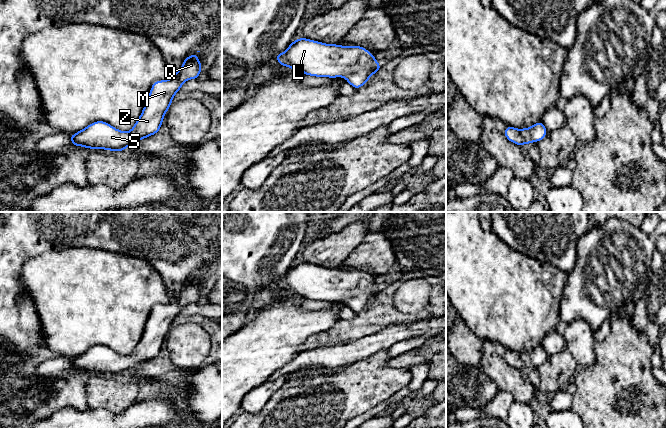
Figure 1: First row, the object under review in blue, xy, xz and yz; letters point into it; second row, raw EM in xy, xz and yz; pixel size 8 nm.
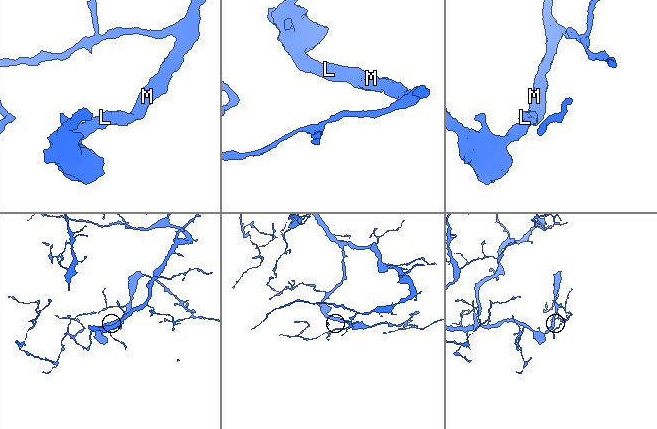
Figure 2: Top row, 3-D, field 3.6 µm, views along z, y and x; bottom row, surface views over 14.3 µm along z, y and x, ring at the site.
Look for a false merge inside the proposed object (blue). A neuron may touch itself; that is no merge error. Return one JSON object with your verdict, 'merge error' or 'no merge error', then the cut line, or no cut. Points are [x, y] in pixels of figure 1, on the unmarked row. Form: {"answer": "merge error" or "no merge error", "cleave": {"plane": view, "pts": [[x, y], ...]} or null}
{"answer": "no merge error", "cleave": null}

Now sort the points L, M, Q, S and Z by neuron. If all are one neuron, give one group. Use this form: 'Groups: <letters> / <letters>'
Groups: L M Q S Z

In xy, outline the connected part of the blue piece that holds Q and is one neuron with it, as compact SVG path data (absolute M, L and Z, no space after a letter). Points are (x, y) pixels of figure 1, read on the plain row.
M196 277L183 283L180 294L174 296L170 303L152 308L143 335L130 356L120 355L104 345L96 345L70 359L72 370L124 375L136 365L157 358L174 319L180 315L185 305L198 303L201 297L202 288Z

